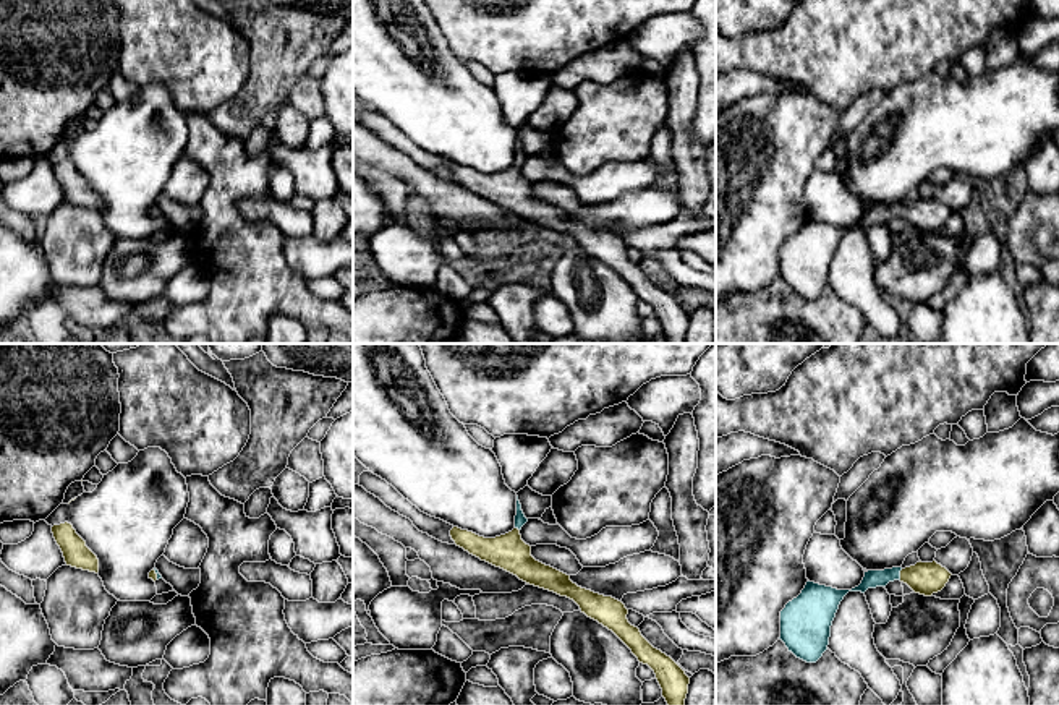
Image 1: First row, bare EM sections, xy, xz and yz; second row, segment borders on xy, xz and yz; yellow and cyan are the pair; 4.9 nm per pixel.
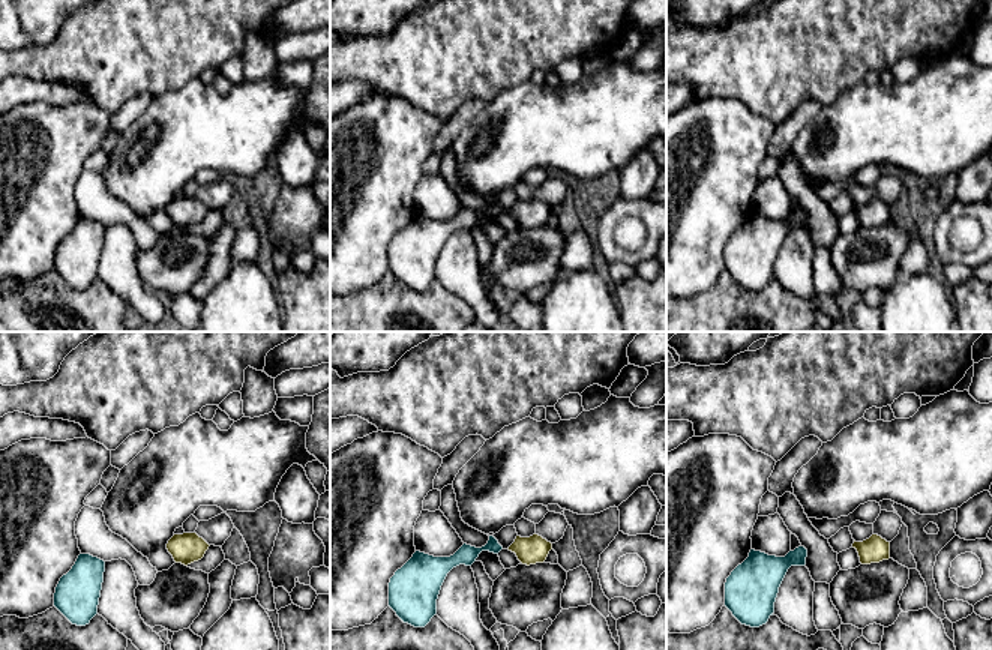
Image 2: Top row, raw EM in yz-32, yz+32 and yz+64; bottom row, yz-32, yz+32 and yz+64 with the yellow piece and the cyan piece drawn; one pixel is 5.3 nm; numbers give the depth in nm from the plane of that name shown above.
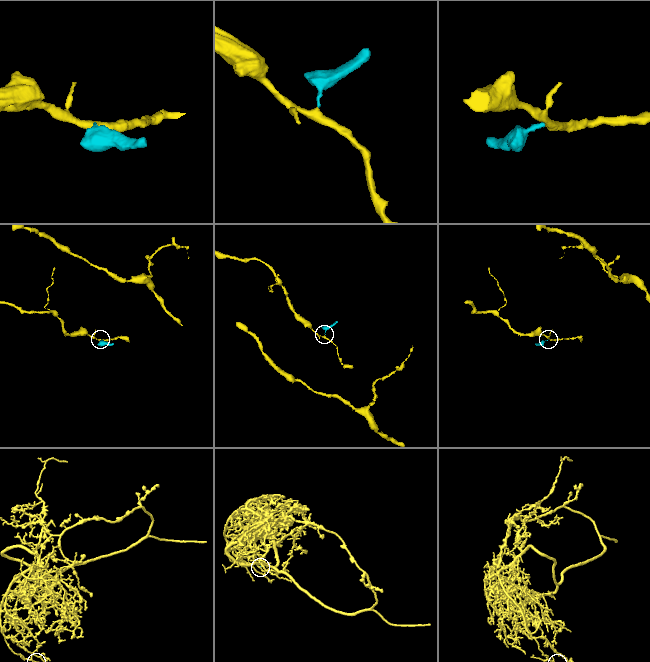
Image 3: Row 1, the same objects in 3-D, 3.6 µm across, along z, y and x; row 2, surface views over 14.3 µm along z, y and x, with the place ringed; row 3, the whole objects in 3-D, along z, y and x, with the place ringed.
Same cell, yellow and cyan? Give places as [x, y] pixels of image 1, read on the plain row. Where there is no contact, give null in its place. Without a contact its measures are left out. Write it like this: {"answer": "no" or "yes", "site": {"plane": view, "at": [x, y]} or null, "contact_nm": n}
{"answer": "yes", "site": {"plane": "yz", "at": [901, 211]}, "contact_nm": 60}

